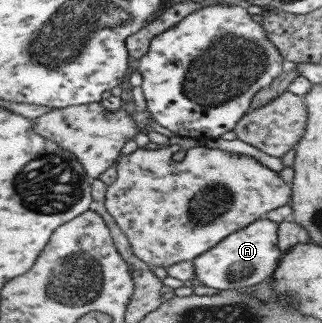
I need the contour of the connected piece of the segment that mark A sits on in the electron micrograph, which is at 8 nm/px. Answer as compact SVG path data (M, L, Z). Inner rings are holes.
M262 217L227 235L191 262L194 268L193 274L202 285L217 290L239 290L256 286L268 279L280 256L281 251L277 244L277 224Z

